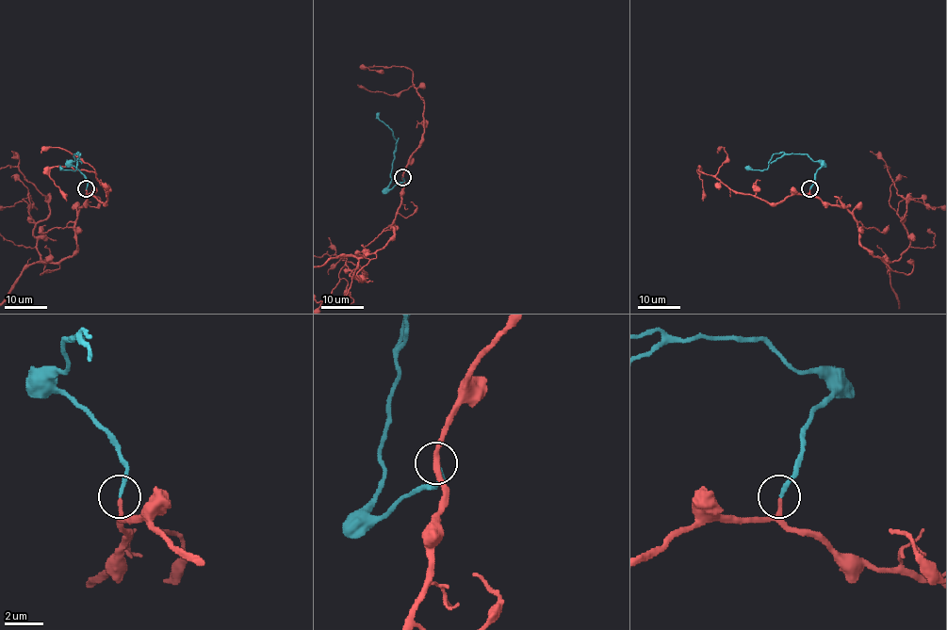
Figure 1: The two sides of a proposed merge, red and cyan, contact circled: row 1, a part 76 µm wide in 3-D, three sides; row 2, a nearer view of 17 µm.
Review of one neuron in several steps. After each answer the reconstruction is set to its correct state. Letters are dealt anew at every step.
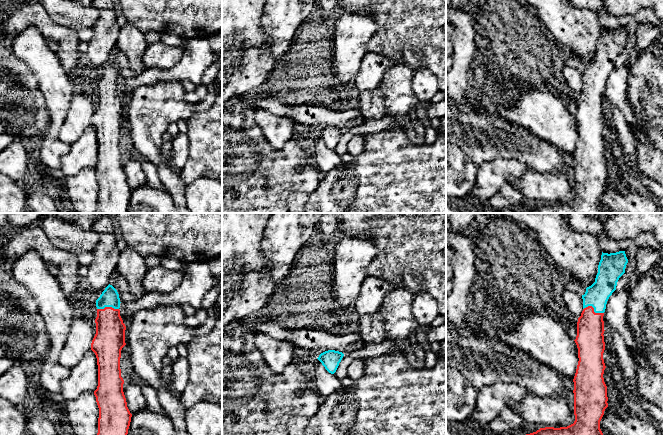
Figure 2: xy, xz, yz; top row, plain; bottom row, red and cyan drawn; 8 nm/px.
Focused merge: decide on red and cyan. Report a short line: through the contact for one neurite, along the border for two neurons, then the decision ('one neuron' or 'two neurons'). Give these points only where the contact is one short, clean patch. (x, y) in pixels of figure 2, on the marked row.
yz (590, 327), (593, 309), (596, 295) | one neuron

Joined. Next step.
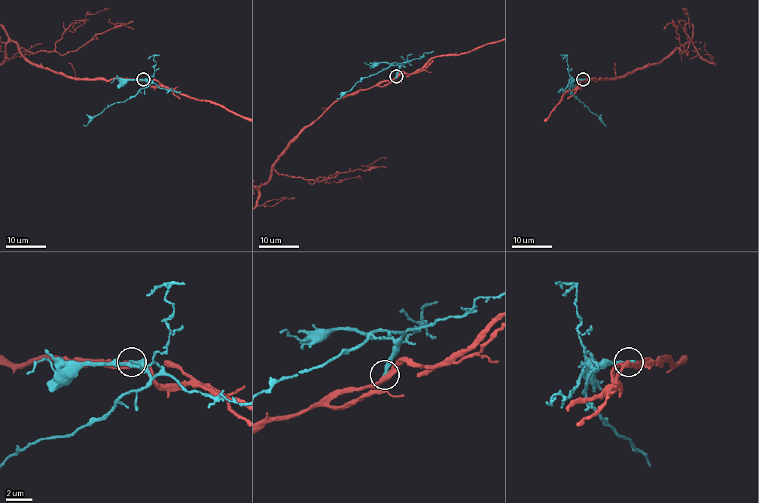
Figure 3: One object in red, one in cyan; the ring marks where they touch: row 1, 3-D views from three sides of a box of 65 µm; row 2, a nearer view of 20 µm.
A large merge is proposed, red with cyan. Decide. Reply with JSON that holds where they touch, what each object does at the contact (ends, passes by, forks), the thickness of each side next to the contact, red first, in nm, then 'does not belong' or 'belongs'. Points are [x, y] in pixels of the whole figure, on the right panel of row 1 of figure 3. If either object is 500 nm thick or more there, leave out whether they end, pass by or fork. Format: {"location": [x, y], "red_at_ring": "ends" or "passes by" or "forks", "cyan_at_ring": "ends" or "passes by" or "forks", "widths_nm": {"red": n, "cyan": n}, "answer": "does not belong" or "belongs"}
{"location": [583, 79], "red_at_ring": "passes by", "cyan_at_ring": "ends", "widths_nm": {"red": 380, "cyan": 320}, "answer": "does not belong"}

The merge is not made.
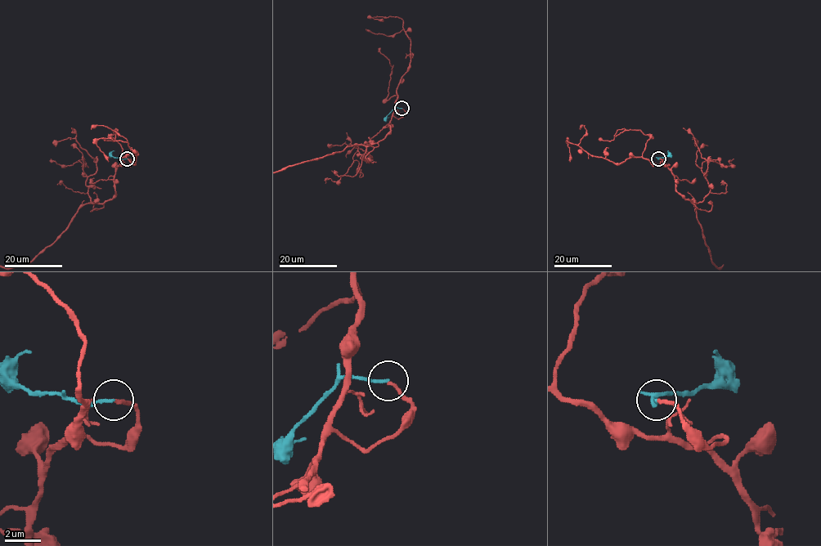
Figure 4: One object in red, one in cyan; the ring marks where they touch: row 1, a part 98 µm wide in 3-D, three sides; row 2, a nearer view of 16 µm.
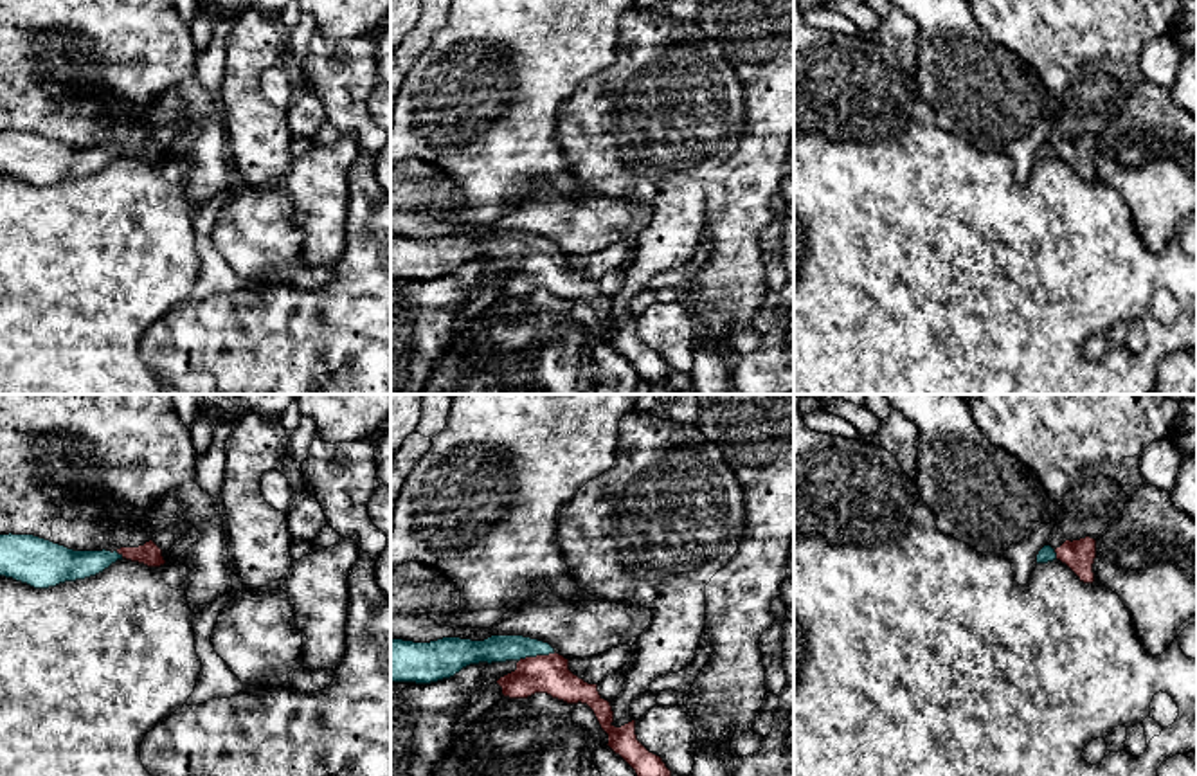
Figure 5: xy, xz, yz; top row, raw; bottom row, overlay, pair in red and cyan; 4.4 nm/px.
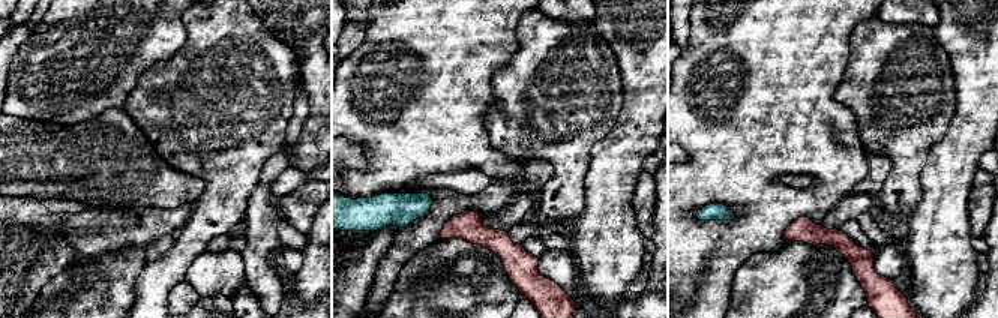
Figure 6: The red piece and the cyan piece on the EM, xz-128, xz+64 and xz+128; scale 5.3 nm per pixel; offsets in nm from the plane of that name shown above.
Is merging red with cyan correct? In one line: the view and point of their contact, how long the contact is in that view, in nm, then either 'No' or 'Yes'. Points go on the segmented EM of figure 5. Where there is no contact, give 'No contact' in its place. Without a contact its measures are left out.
Touches red at xz (537, 656). Shared border 170 nm. Yes

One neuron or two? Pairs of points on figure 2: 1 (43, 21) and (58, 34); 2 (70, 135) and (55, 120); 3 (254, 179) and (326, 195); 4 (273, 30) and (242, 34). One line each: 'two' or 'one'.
1: one
2: two
3: two
4: two

